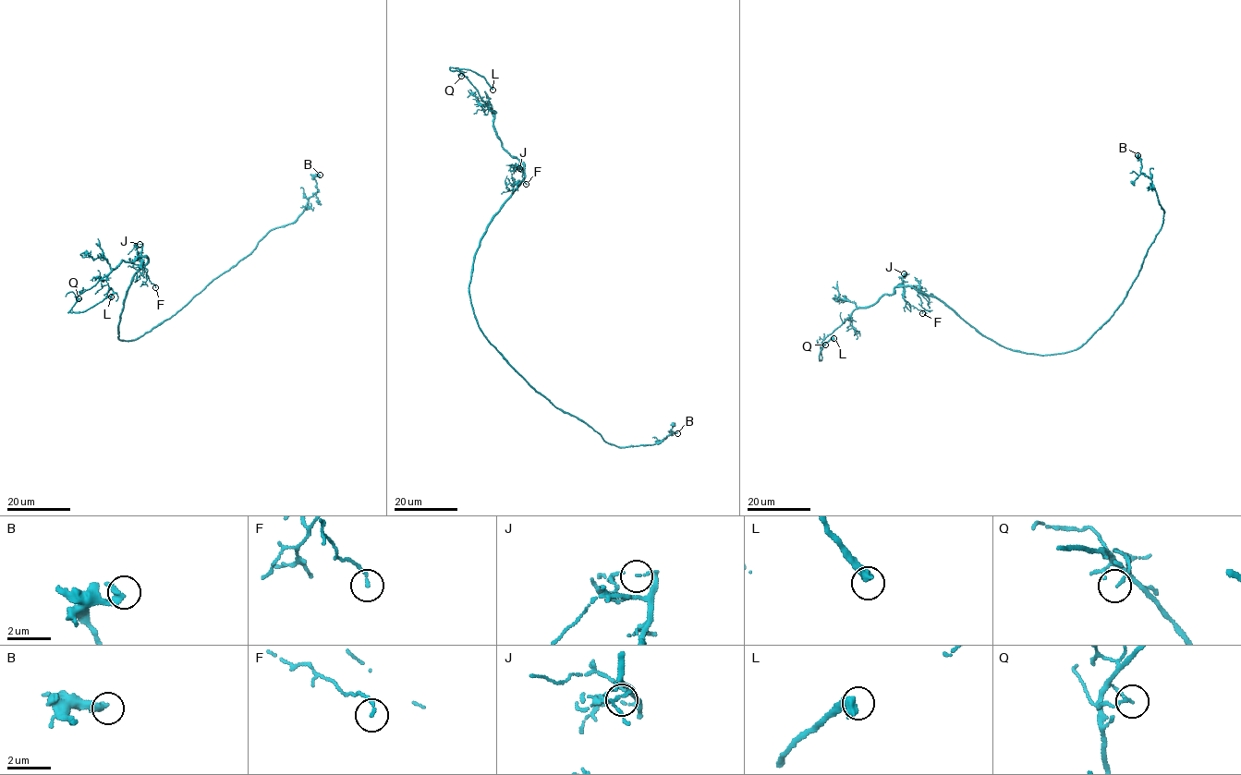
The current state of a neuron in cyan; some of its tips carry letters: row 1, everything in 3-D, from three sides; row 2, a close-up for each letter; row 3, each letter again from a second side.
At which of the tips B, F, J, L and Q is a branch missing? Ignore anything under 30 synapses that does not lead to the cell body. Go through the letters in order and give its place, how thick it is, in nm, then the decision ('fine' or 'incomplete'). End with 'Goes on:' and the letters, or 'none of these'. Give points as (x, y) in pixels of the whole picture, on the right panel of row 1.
B: (1137, 155) | 320 nm | fine
F: (922, 313) | 120 nm | fine
J: (904, 273) | 80 nm | incomplete
L: (833, 338) | 440 nm | incomplete
Q: (825, 345) | 90 nm | fine
Goes on: J, L

